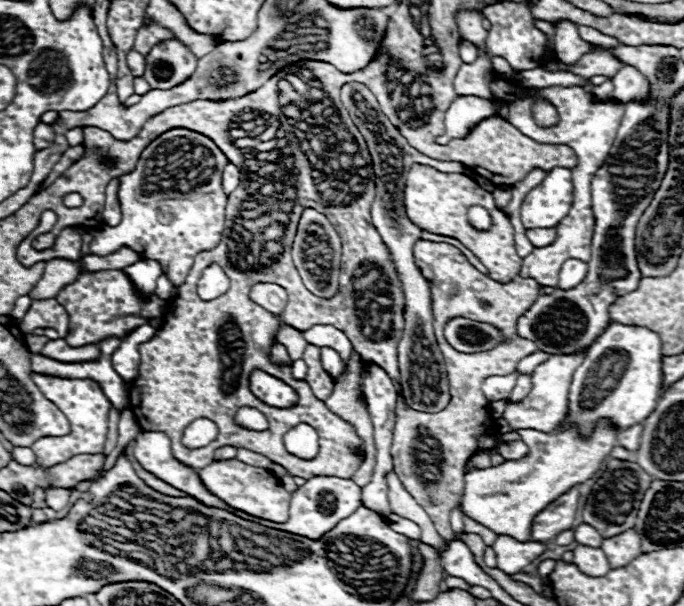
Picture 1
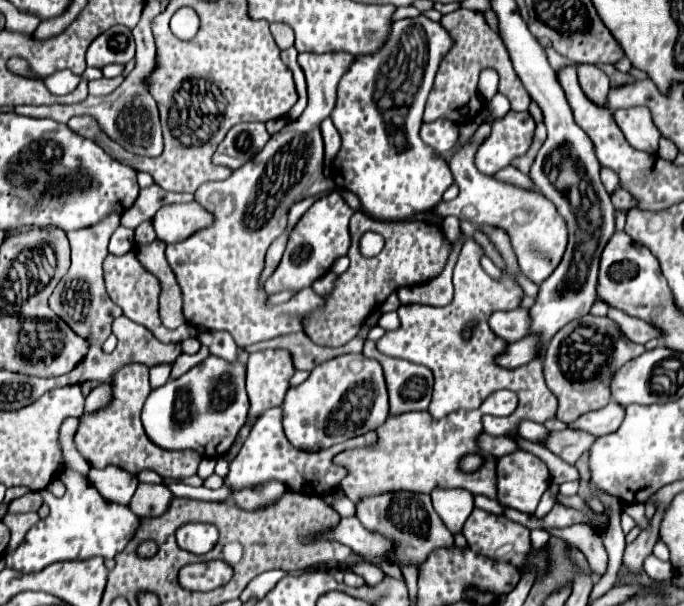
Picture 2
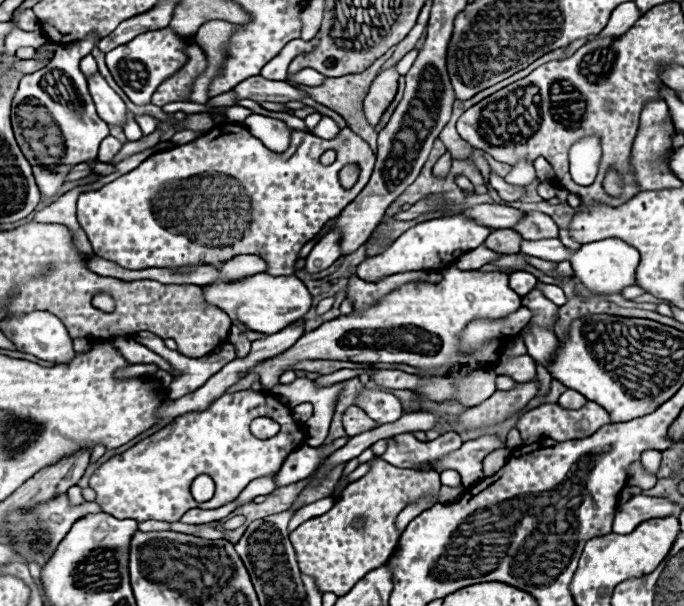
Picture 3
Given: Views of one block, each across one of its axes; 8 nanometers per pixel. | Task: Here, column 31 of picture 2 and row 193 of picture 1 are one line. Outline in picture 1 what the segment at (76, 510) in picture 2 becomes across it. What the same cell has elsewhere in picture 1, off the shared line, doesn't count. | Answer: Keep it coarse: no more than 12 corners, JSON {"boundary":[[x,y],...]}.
{"boundary":[[554,168],[522,202],[522,224],[552,228],[572,206],[572,174]]}

